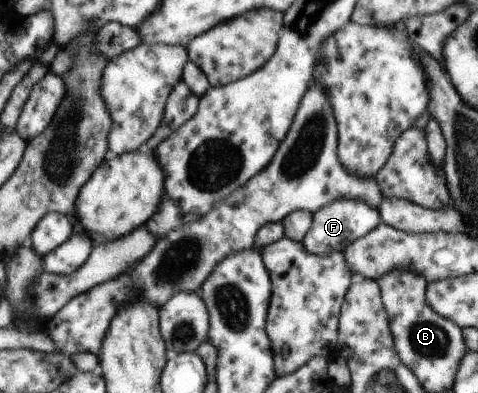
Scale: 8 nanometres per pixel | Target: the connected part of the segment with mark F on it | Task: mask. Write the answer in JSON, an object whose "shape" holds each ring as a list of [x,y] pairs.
{"shape":[[[337,199],[313,215],[311,228],[302,240],[303,247],[307,253],[313,253],[313,255],[329,255],[335,251],[345,252],[349,243],[364,237],[379,223],[381,223],[381,215],[377,209],[369,207],[369,203],[357,201],[357,199]]]}

